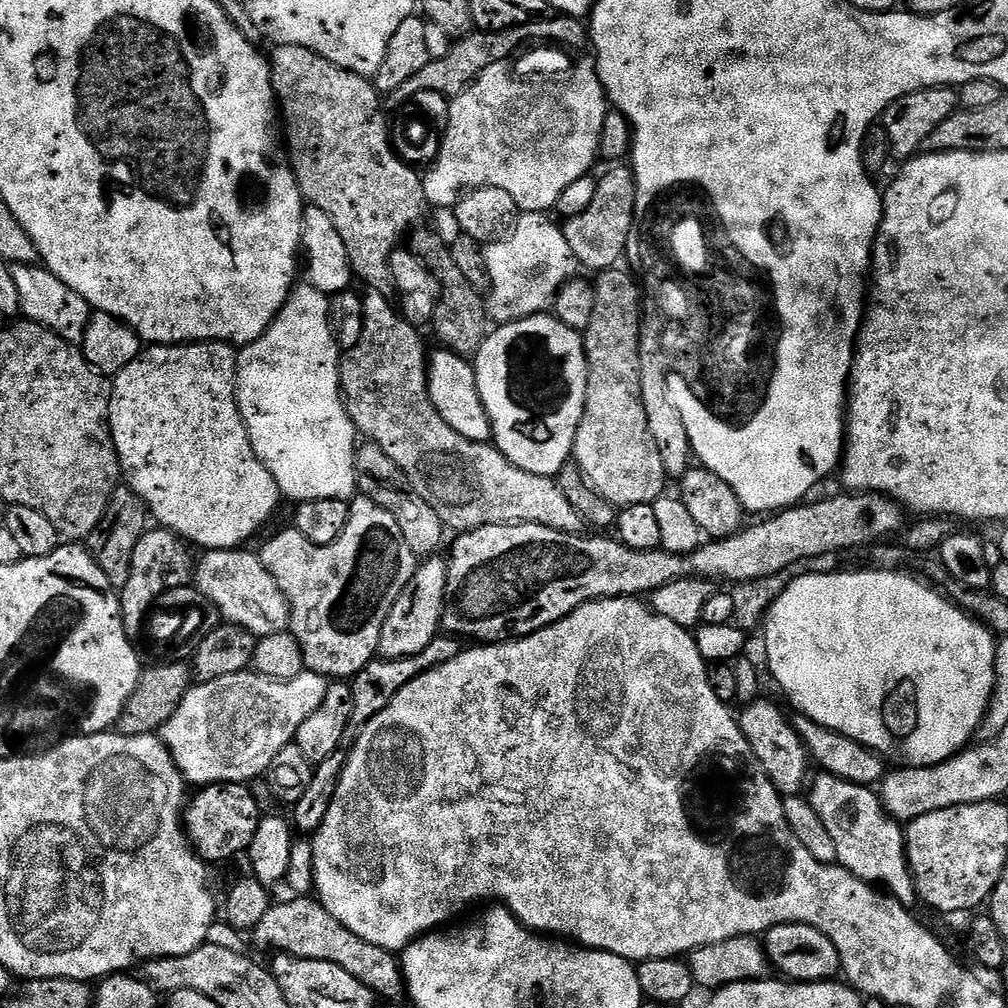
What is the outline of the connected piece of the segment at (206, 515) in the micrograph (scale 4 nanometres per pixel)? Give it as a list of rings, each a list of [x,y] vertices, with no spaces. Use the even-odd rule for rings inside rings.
[[[219,342],[148,346],[141,351],[137,360],[130,362],[130,366],[126,366],[126,370],[122,370],[114,377],[114,383],[111,385],[110,426],[112,427],[116,453],[120,459],[120,471],[127,487],[131,488],[134,494],[138,494],[138,498],[142,498],[151,519],[159,527],[167,528],[169,532],[175,532],[181,540],[189,545],[195,546],[197,544],[200,550],[240,548],[247,545],[244,543],[275,514],[276,507],[282,504],[278,482],[274,482],[270,470],[266,466],[262,466],[262,462],[254,454],[254,446],[250,442],[240,407],[236,401],[237,355],[237,349],[233,345]]]

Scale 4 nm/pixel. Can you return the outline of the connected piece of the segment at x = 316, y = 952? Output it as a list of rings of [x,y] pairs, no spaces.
[[[315,898],[292,899],[296,900],[288,900],[285,904],[273,903],[272,908],[266,910],[262,922],[258,922],[258,926],[252,929],[250,936],[251,939],[256,939],[258,947],[273,948],[271,950],[273,953],[297,956],[303,960],[334,962],[334,966],[342,966],[342,970],[346,970],[346,974],[354,974],[354,978],[358,978],[358,982],[362,982],[362,986],[366,986],[369,990],[375,992],[381,1001],[396,1000],[399,996],[403,997],[405,995],[404,970],[397,953],[388,952],[382,946],[374,946],[370,942],[358,938],[358,934],[346,930],[346,926],[342,926],[342,922],[338,922],[338,918],[334,918],[334,914],[326,911],[319,900]]]

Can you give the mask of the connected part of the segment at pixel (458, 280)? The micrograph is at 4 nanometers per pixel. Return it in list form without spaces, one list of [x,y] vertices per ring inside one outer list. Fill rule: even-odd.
[[[420,226],[411,233],[410,251],[416,255],[424,265],[434,273],[440,280],[440,301],[434,310],[434,318],[430,325],[433,332],[441,340],[443,347],[450,352],[458,352],[461,356],[468,358],[480,351],[484,343],[486,333],[490,328],[487,310],[485,308],[485,297],[470,282],[466,282],[462,270],[454,266],[451,247],[436,232]]]

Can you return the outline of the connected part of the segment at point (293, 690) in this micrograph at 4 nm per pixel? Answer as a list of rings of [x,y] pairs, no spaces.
[[[254,670],[226,674],[226,678],[214,678],[214,682],[197,683],[189,688],[182,698],[178,710],[162,729],[162,739],[174,758],[176,768],[189,785],[248,784],[263,777],[274,762],[278,750],[295,741],[298,726],[318,710],[330,681],[327,676],[319,676],[310,671],[298,674],[298,678],[275,680],[266,678]]]

